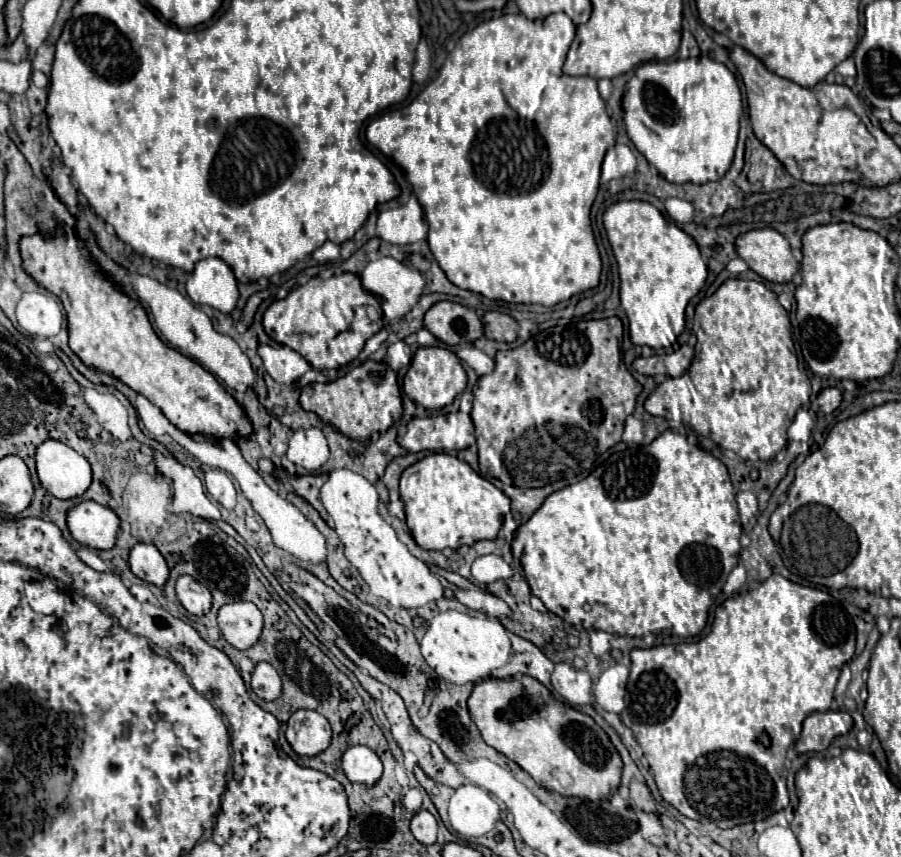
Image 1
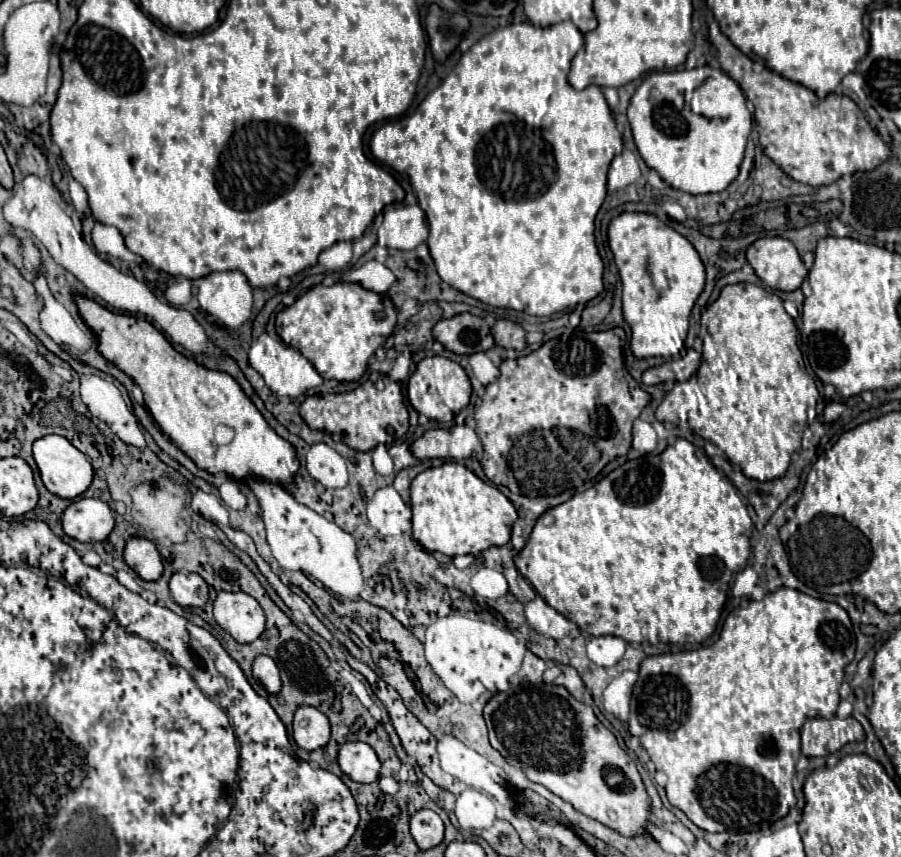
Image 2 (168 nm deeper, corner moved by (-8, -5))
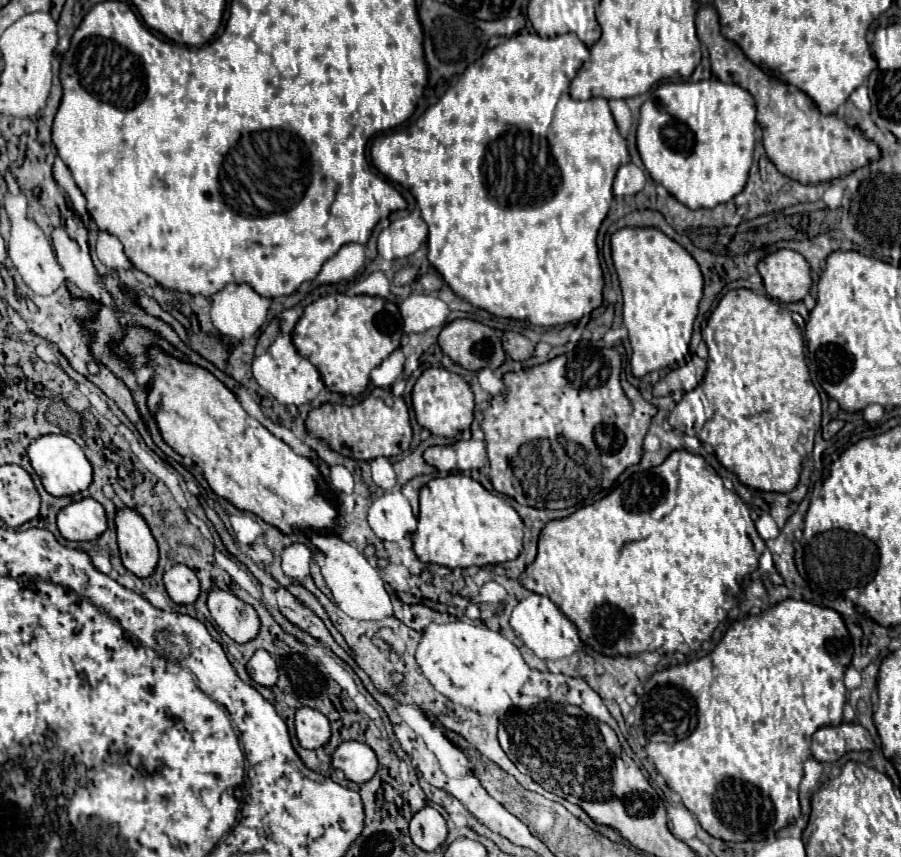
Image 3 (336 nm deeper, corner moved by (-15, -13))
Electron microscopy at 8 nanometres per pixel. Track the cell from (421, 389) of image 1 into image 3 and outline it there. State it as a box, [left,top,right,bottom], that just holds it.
[412,367,474,437]

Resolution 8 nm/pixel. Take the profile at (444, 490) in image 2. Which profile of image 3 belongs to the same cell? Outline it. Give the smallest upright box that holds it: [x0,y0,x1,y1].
[414,473,524,569]

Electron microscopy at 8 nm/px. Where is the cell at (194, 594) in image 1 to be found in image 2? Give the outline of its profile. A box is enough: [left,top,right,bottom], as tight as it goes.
[169,573,209,607]

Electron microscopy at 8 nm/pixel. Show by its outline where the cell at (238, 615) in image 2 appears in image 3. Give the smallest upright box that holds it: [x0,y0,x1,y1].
[208,591,260,643]

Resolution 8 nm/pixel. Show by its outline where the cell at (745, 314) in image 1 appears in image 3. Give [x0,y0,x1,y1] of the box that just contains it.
[668,289,822,491]

